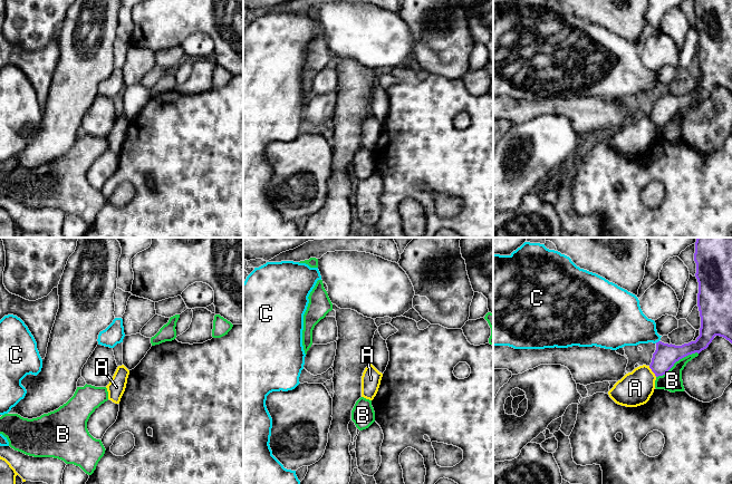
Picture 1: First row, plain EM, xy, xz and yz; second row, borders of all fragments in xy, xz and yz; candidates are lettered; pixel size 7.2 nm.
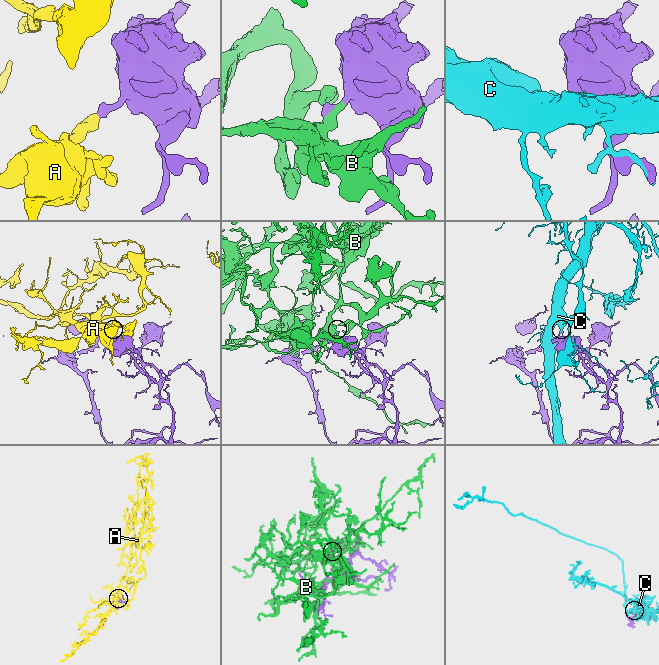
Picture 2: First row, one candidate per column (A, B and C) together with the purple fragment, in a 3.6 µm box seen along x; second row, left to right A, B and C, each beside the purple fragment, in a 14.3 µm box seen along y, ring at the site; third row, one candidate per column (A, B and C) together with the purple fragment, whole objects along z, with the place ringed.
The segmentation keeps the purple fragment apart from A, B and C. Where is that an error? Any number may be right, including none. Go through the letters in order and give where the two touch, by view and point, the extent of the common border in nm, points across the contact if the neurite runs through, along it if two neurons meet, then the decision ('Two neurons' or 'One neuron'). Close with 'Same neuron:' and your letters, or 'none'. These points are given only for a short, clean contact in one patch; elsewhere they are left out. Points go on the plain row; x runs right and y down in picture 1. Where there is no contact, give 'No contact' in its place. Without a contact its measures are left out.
A: Touches purple at yz (652, 120). Shared border 100 nm. Boundary: yz (648, 116), (656, 126). Two neurons
B: Touches purple at yz (676, 110). Shared border 360 nm. Two neurons
C: Touches purple at yz (656, 93). Shared border 40 nm. Two neurons
Same neuron: none

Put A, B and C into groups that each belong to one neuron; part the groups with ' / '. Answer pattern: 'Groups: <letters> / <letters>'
Groups: A / B / C

